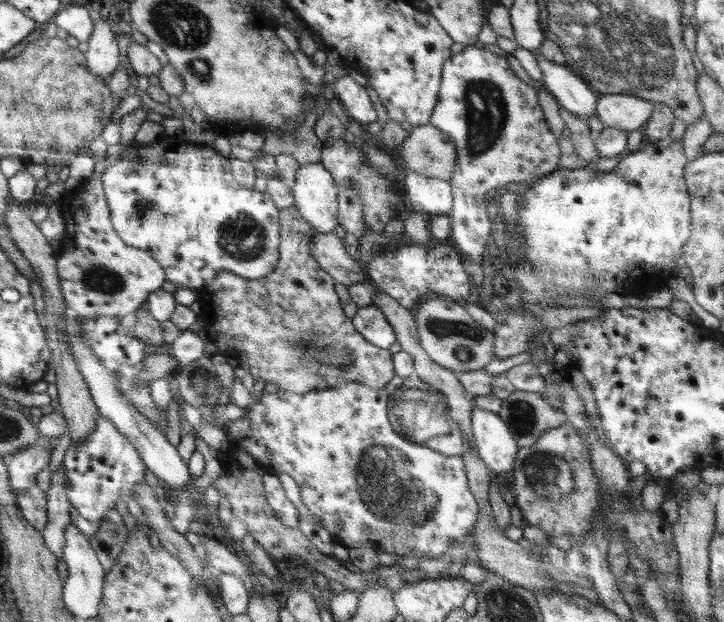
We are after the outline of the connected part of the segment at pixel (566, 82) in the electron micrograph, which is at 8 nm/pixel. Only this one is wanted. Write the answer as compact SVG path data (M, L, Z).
M540 50L532 51L542 71L541 81L547 92L553 94L560 107L571 114L588 121L591 114L596 113L598 96L579 76L576 76L566 65L546 60Z

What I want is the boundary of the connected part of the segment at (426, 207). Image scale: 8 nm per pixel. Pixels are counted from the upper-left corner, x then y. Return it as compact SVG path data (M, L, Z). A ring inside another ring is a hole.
M409 170L405 171L404 190L415 211L420 210L430 216L444 215L451 211L453 196L446 180Z

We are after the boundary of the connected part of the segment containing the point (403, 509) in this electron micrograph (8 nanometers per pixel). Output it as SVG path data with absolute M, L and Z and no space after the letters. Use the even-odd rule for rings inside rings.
M415 373L406 379L394 377L391 382L388 382L387 386L384 386L384 390L373 390L358 384L358 382L348 382L348 384L344 384L344 386L332 387L326 390L310 390L310 392L306 394L292 394L292 392L284 392L284 390L278 390L278 392L274 392L274 394L262 393L260 394L260 398L258 398L258 402L254 402L250 408L244 408L246 411L244 418L234 420L230 426L227 426L225 432L226 437L228 441L240 442L239 448L252 456L264 473L276 476L285 473L292 477L300 489L301 501L304 503L304 506L306 506L312 514L315 514L316 517L321 519L323 527L331 532L337 543L345 545L346 547L356 547L368 541L378 542L386 539L392 540L393 542L402 542L413 551L413 554L418 556L439 557L456 541L464 539L466 535L475 530L478 522L479 508L475 496L469 489L462 456L440 454L423 444L417 443L411 434L403 437L398 435L398 432L396 432L396 430L394 431L394 428L392 429L392 424L390 425L387 416L387 402L390 395L394 394L398 388L405 388L402 400L410 400L414 402L415 405L426 405L423 400L411 399L411 396L414 387L419 387L422 391L427 392L430 385L420 382L420 386L410 386L408 384L410 379L417 380L418 378Z

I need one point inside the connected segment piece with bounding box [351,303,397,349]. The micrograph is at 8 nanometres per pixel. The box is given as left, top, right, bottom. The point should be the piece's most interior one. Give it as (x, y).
(369, 321)

